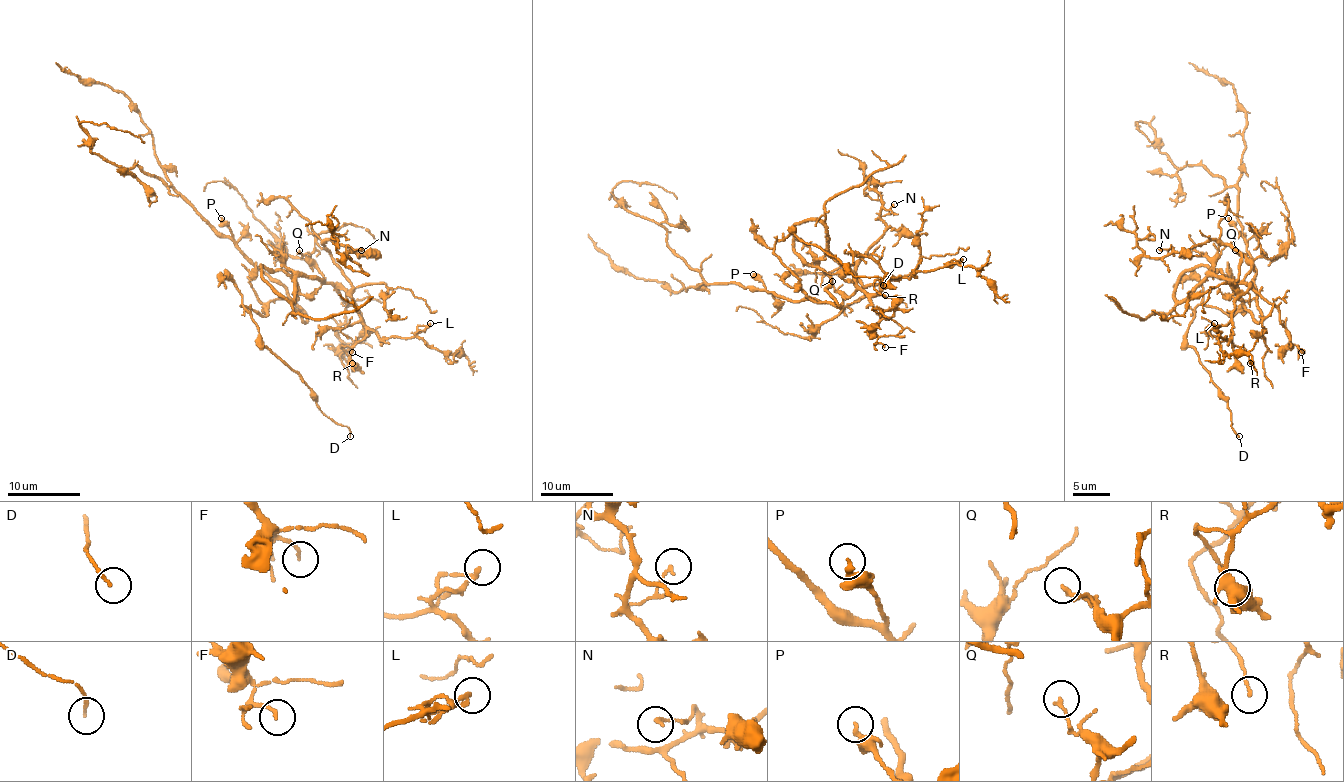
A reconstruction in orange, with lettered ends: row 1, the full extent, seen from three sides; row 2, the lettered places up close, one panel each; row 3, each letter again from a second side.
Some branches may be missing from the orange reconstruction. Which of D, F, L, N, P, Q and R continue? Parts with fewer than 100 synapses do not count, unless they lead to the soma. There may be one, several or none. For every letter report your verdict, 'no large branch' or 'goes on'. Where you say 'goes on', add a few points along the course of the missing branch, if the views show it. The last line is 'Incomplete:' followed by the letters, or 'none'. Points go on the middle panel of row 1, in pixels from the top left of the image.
D: no large branch
F: no large branch
L: no large branch
N: no large branch
P: no large branch
Q: no large branch
R: no large branch
Incomplete: none

